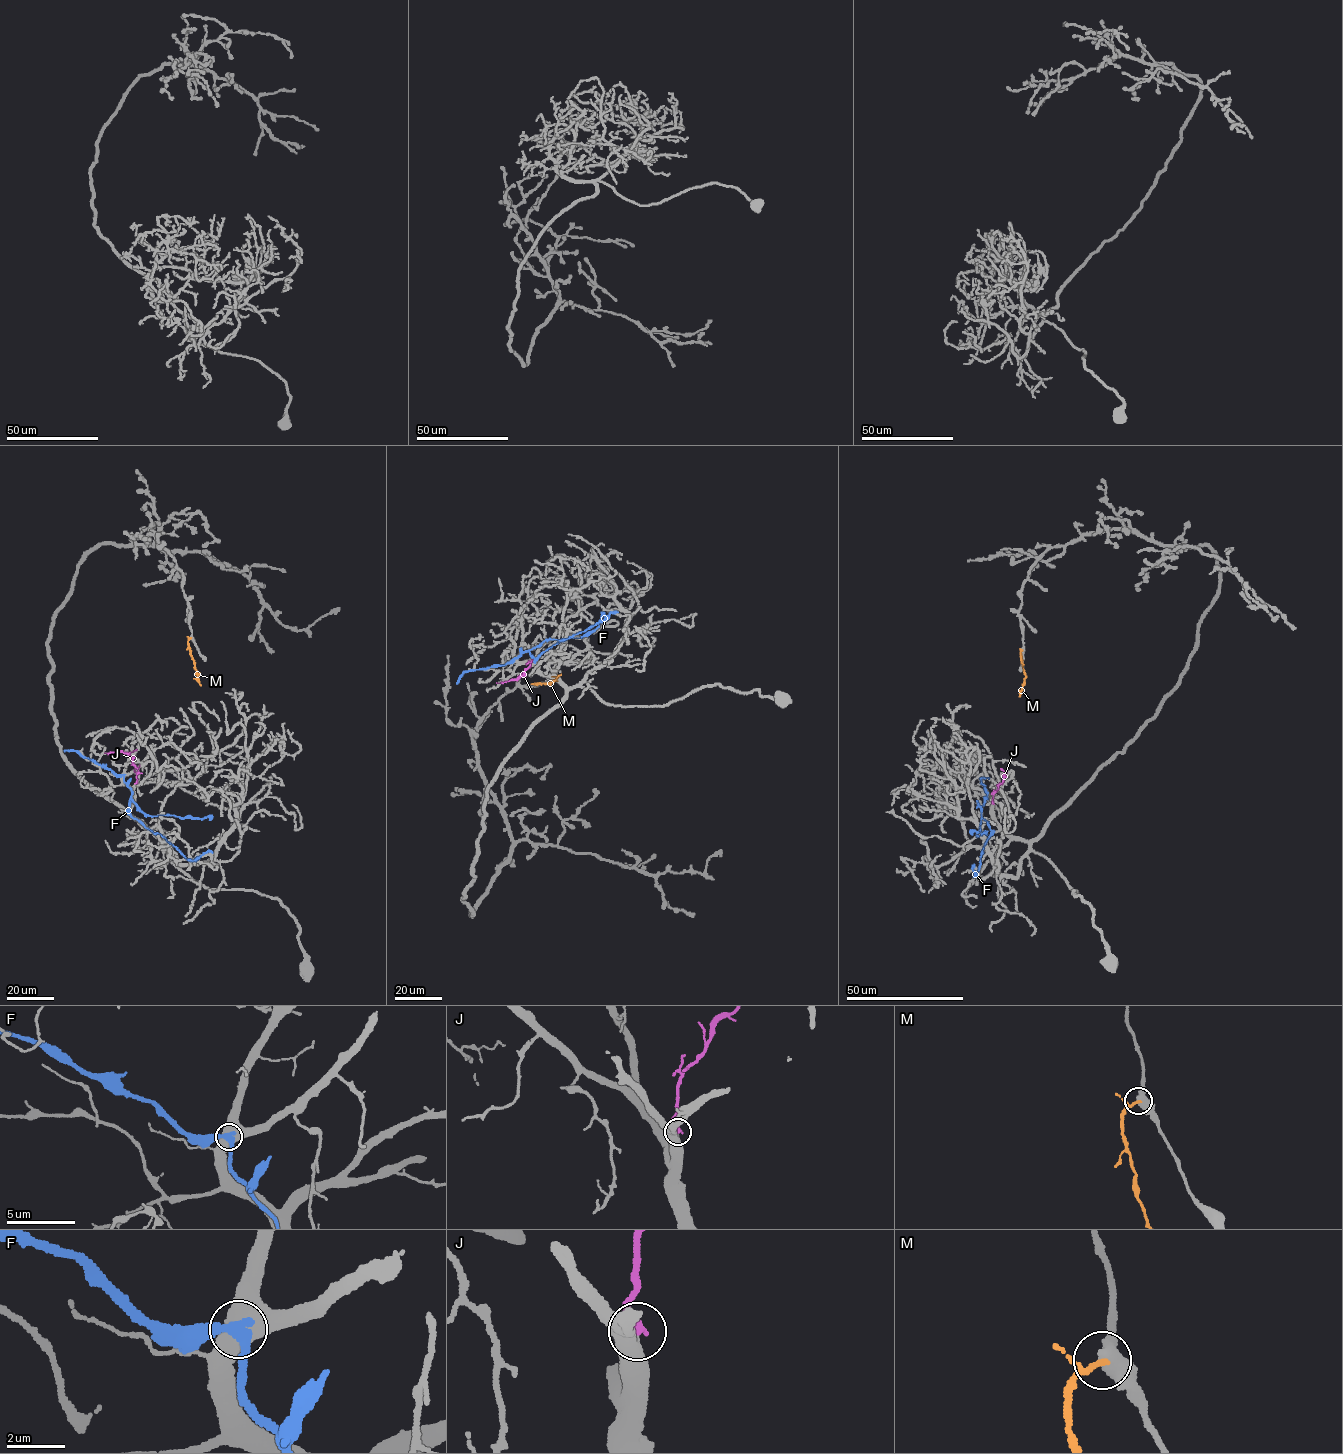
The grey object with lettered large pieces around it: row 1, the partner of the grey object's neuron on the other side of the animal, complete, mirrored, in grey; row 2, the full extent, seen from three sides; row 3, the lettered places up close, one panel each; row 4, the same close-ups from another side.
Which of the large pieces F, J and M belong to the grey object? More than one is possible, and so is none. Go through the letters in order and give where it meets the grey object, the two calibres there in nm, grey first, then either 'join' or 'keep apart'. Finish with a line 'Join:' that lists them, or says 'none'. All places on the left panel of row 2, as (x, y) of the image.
F: contact (123, 775); calibres 550 and 300 nm; keep apart
J: contact (136, 783); calibres 440 and 400 nm; join
M: contact (191, 638); calibres 440 and 150 nm; keep apart
Join: J

